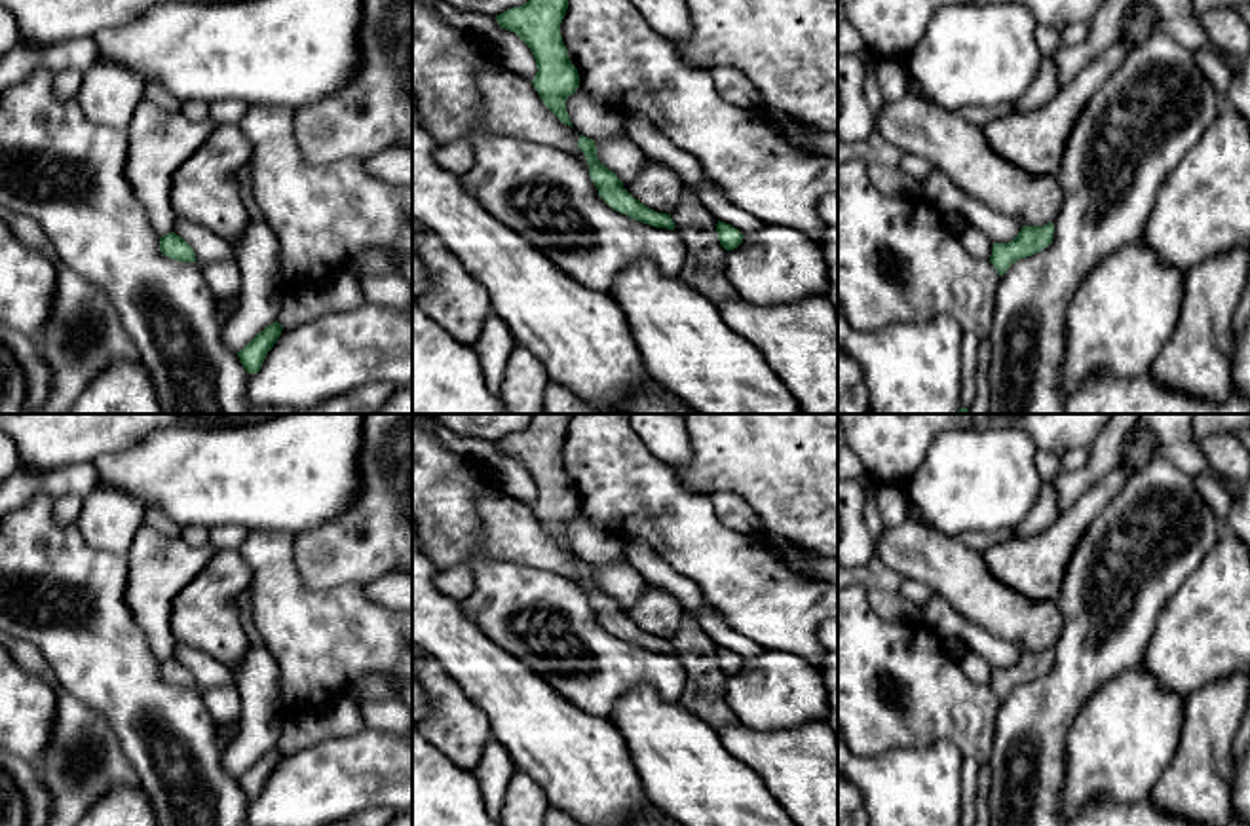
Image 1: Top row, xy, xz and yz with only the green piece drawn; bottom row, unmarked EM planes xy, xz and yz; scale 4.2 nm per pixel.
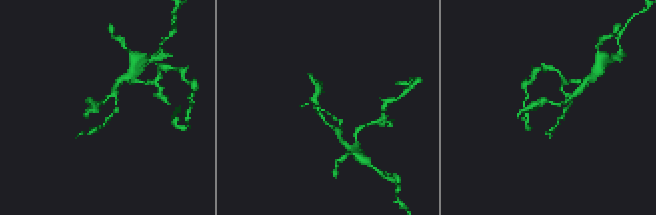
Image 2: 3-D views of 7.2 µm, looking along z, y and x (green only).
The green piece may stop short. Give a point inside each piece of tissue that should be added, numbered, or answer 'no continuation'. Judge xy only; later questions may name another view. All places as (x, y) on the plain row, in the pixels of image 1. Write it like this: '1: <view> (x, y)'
no continuation

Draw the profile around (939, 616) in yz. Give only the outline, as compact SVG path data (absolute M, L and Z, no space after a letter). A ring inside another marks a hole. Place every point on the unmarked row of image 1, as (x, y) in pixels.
M935 592L921 608L921 615L925 627L931 629L942 642L961 640L971 651L978 653L994 668L1013 666L1022 653L1020 646L973 625Z

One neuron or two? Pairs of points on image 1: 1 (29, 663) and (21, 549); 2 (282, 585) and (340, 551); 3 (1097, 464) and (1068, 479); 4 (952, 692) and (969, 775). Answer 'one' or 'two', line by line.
1: two
2: two
3: one
4: two

